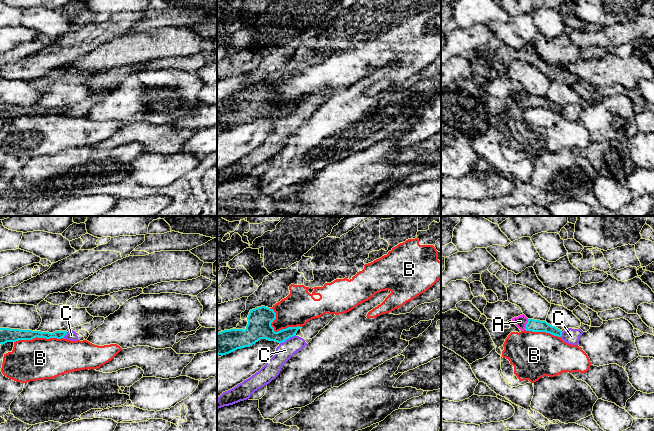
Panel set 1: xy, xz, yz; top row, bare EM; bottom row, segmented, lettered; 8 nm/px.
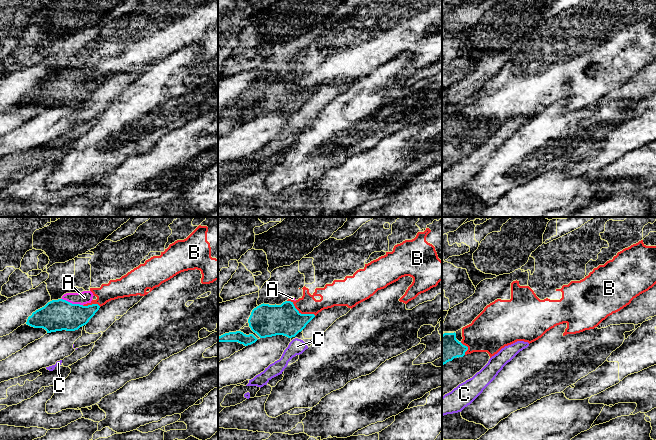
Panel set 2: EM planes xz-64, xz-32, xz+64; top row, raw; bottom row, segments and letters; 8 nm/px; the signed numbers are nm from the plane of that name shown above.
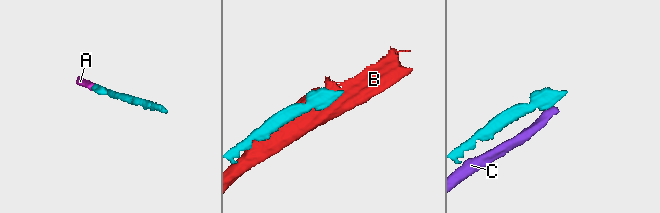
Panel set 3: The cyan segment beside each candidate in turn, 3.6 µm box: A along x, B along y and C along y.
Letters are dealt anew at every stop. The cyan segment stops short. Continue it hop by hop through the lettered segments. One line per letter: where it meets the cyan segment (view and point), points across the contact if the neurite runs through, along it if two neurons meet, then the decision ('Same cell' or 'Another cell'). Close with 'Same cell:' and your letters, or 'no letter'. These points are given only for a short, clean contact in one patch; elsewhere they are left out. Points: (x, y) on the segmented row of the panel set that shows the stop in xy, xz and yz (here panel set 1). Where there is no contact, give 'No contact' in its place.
A: Touches cyan at yz (526, 324). Path across: yz (532, 325), (526, 324), (520, 321). Same cell
B: Touches cyan at xz (274, 331). Another cell
C: Touches cyan at xz (287, 338). Boundary: xz (295, 335), (280, 343). Another cell
Same cell: A

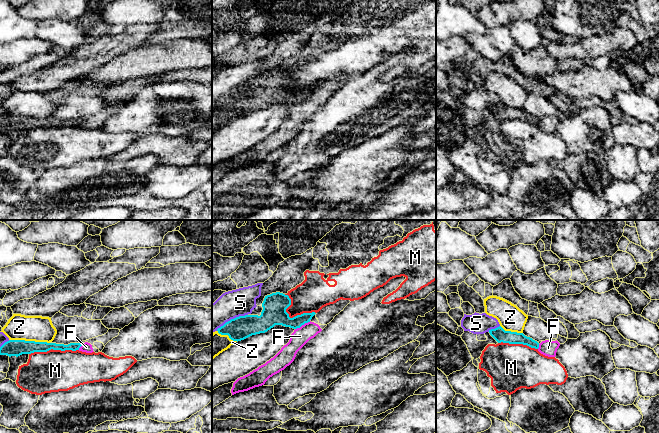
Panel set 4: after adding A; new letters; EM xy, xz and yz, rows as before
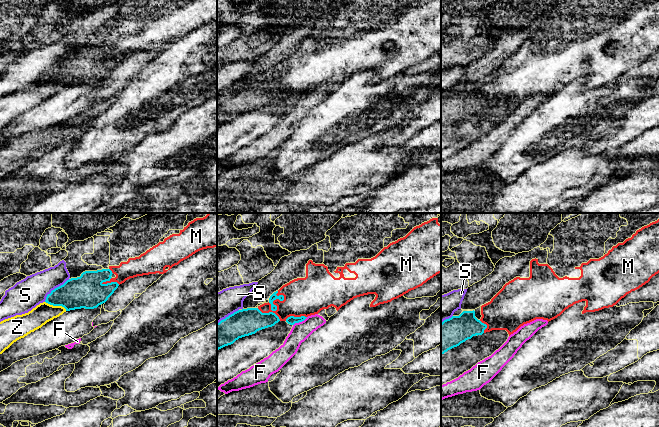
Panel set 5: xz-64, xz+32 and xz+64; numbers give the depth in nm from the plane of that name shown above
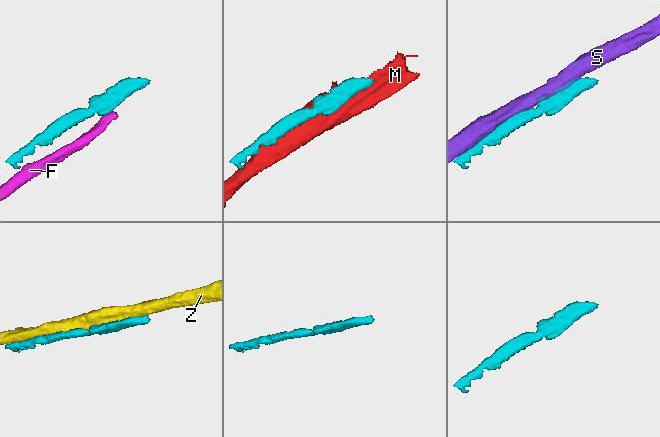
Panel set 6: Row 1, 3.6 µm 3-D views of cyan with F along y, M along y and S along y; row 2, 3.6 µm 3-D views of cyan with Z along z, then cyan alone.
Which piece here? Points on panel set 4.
F: Touches cyan at xz (302, 324). Boundary: xz (310, 321), (295, 329). Another cell
M: Touches cyan at xz (289, 317). Another cell
S: Touches cyan at xz (231, 319). Another cell
Z: Touches cyan at xy (29, 341). Another cell
Same cell: no letter

